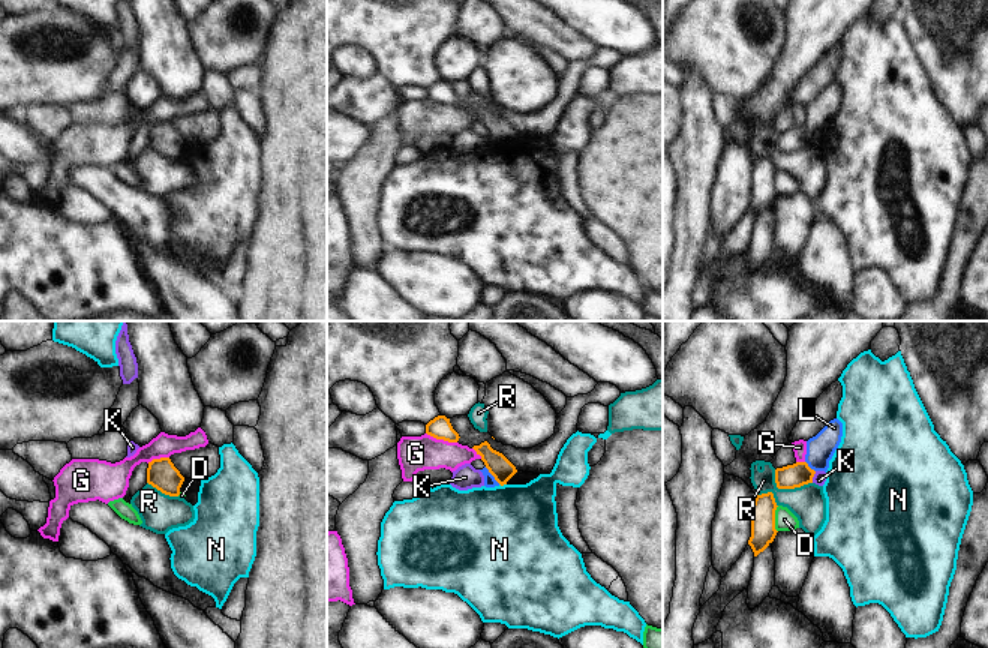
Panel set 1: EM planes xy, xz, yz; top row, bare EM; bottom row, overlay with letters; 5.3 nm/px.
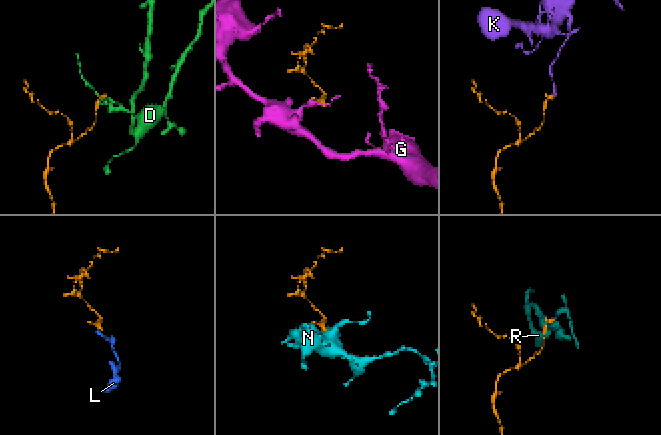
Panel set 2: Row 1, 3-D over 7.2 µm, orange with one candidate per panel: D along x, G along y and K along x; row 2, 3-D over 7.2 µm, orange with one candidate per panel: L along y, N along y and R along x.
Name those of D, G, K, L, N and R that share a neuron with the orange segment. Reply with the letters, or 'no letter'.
no letter.

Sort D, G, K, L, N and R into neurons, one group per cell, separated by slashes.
D / G / K / L / N / R

